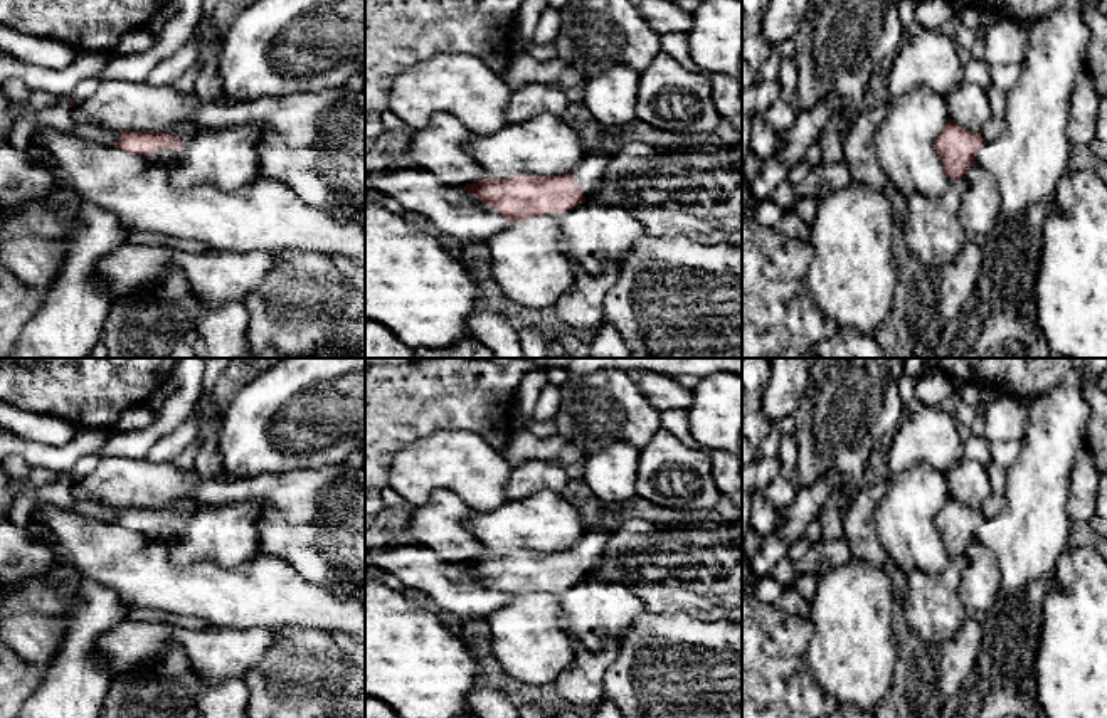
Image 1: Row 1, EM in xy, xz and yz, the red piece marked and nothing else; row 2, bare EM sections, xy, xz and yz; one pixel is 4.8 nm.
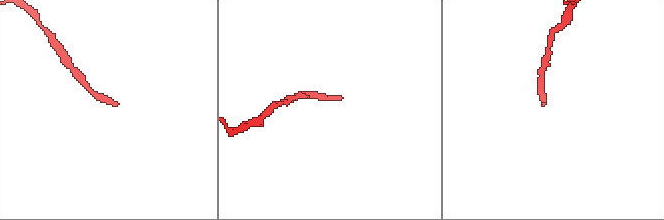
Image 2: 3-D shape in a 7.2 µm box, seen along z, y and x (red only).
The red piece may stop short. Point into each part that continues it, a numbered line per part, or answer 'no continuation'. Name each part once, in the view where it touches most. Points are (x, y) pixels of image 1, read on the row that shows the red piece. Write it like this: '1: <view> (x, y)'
1: xz (587, 175)

